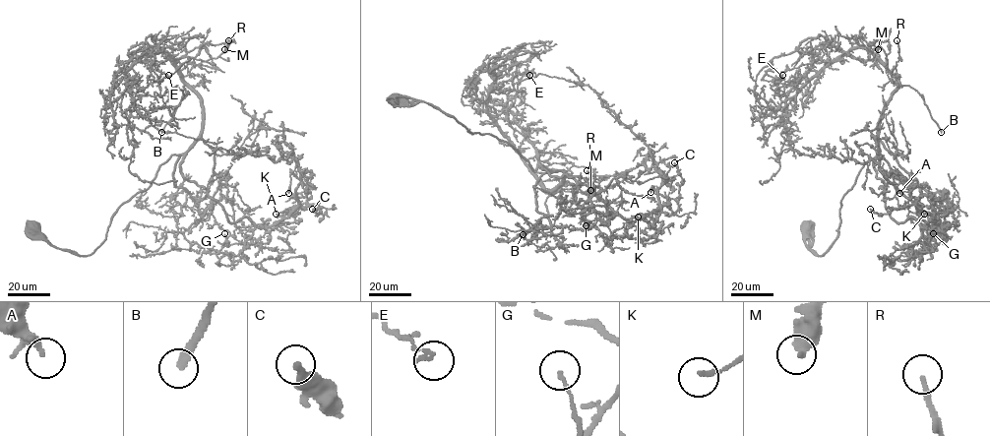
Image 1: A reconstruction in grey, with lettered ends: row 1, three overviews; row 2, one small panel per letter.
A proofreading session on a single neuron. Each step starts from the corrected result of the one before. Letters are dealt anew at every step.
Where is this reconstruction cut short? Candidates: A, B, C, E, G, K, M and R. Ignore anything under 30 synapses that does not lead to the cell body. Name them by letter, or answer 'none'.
B

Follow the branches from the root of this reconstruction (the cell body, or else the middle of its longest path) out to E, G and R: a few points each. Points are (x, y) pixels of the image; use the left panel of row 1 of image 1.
E: (30, 229), (91, 255), (116, 210), (199, 137), (202, 101), (168, 58), (153, 47), (135, 61), (168, 75)
G: (30, 229), (57, 248), (90, 255), (116, 210), (179, 155), (174, 185), (229, 232), (222, 244), (224, 233)
R: (30, 229), (57, 248), (91, 255), (116, 210), (199, 137), (202, 101), (183, 78), (216, 58), (228, 40)

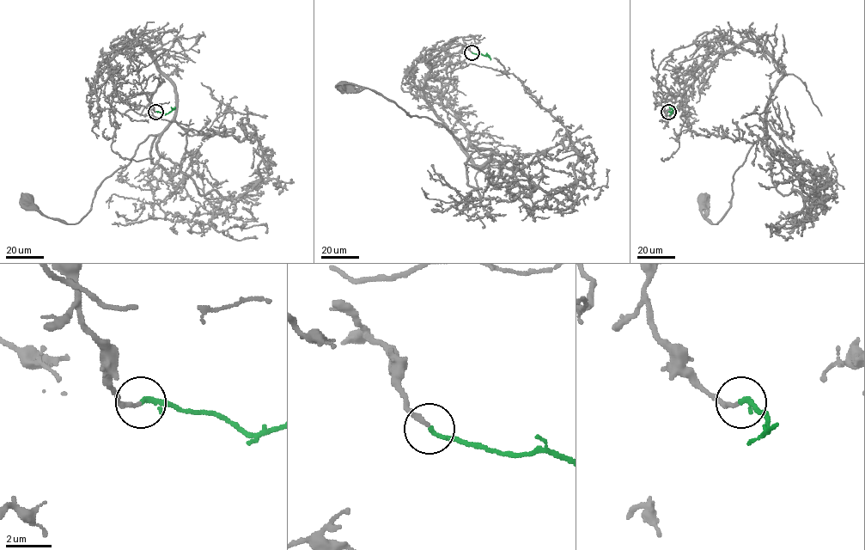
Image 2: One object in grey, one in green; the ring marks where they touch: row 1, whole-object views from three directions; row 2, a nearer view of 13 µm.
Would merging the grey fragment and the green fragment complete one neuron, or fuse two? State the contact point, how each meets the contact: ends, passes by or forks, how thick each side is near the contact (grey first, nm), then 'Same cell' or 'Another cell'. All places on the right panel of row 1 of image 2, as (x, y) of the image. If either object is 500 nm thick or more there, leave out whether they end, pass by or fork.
Place: (668, 112). At the ring grey ends. At the ring green ends. Thickness 200 nm (grey) against 200 nm. Same cell

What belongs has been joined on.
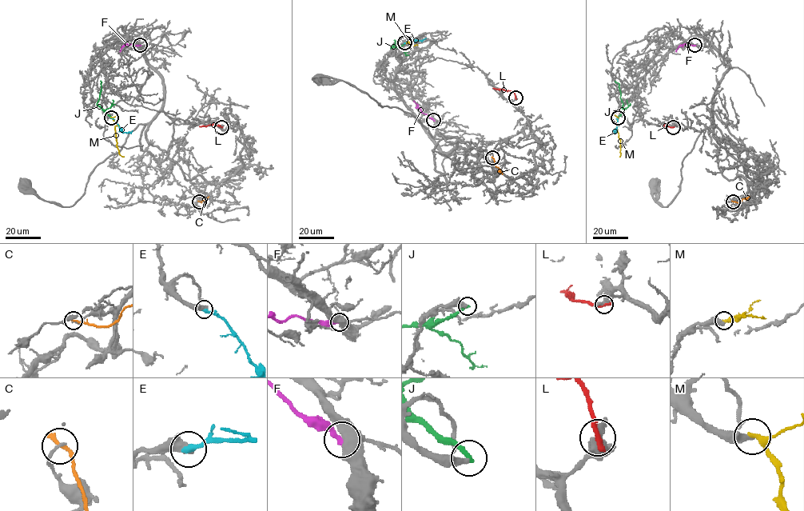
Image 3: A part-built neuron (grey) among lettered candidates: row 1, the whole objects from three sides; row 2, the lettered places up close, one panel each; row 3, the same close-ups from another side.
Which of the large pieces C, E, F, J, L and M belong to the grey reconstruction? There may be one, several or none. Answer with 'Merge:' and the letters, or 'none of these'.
Merge: E

